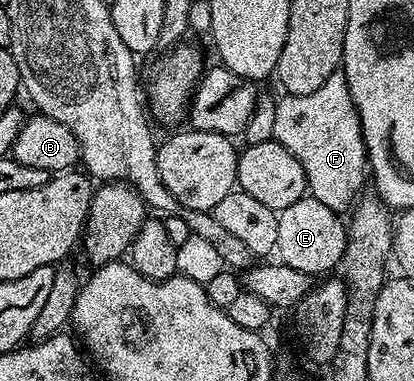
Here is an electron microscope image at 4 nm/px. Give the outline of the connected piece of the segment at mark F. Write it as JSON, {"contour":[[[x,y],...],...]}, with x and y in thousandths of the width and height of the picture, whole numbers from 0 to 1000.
{"contour":[[[831,186],[800,194],[800,205],[754,247],[681,255],[669,262],[659,365],[703,394],[732,436],[742,504],[754,522],[819,562],[841,559],[874,512],[882,472],[886,483],[886,412],[872,312]]]}

